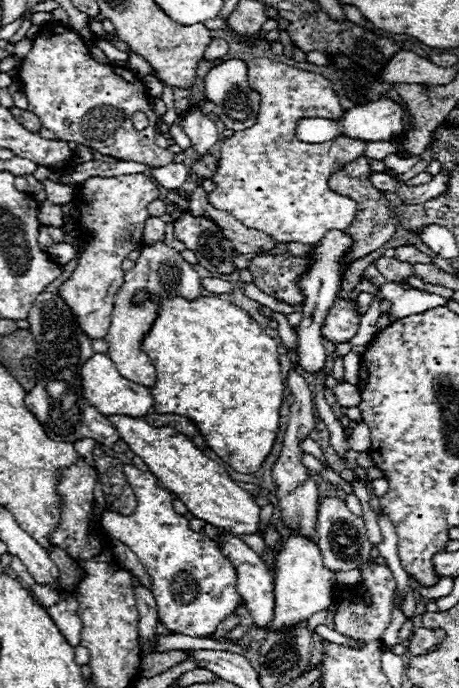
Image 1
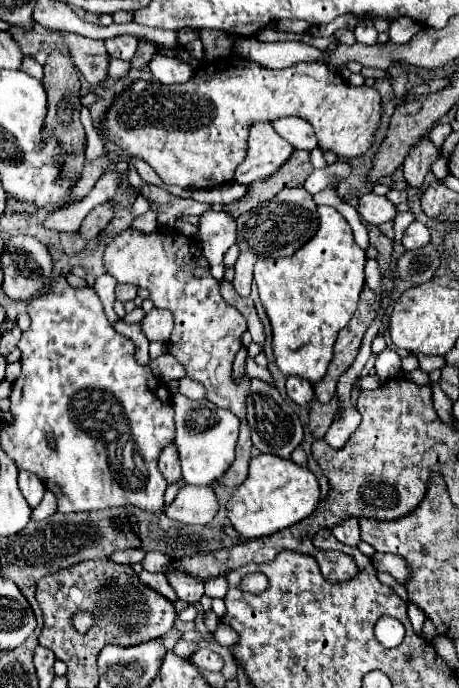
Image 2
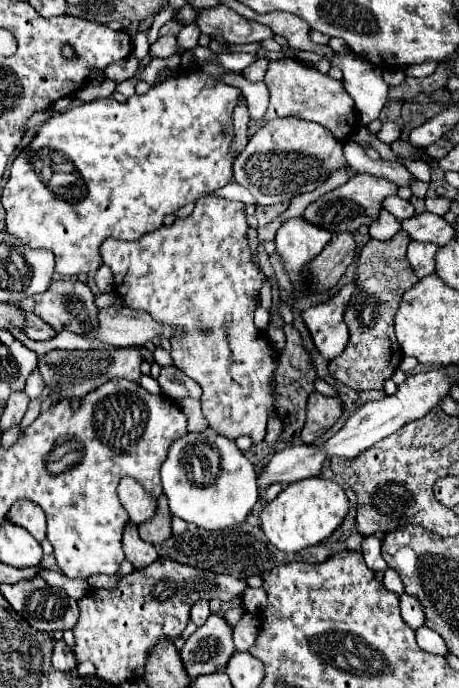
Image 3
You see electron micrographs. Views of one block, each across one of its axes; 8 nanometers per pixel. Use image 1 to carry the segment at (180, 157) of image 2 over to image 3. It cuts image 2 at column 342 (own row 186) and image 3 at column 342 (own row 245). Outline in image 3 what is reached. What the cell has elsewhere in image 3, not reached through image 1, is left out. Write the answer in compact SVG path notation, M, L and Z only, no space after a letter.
M290 56L270 60L264 82L270 90L270 106L268 106L264 118L250 120L250 124L248 124L250 136L254 136L268 120L284 118L284 116L318 122L324 128L328 128L334 134L334 138L340 142L344 142L358 126L356 112L354 112L354 100L348 96L342 82L330 78L328 74L322 74L316 66L306 66L304 62L290 58Z

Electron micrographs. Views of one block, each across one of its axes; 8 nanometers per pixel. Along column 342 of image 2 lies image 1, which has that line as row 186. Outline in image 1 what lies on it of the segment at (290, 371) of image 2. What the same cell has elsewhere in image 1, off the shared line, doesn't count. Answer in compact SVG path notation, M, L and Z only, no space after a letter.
M254 58L246 64L248 64L248 84L260 94L258 120L252 128L222 140L222 156L218 160L220 166L216 176L212 178L216 182L216 190L208 194L208 202L218 210L230 212L244 226L268 234L276 242L316 244L324 238L328 230L346 230L356 216L356 202L332 192L328 188L328 178L334 172L338 172L344 164L364 156L366 142L342 136L328 144L304 144L294 136L296 122L304 116L340 118L344 114L344 110L340 108L340 100L332 90L332 84L324 76L292 68L270 58Z

